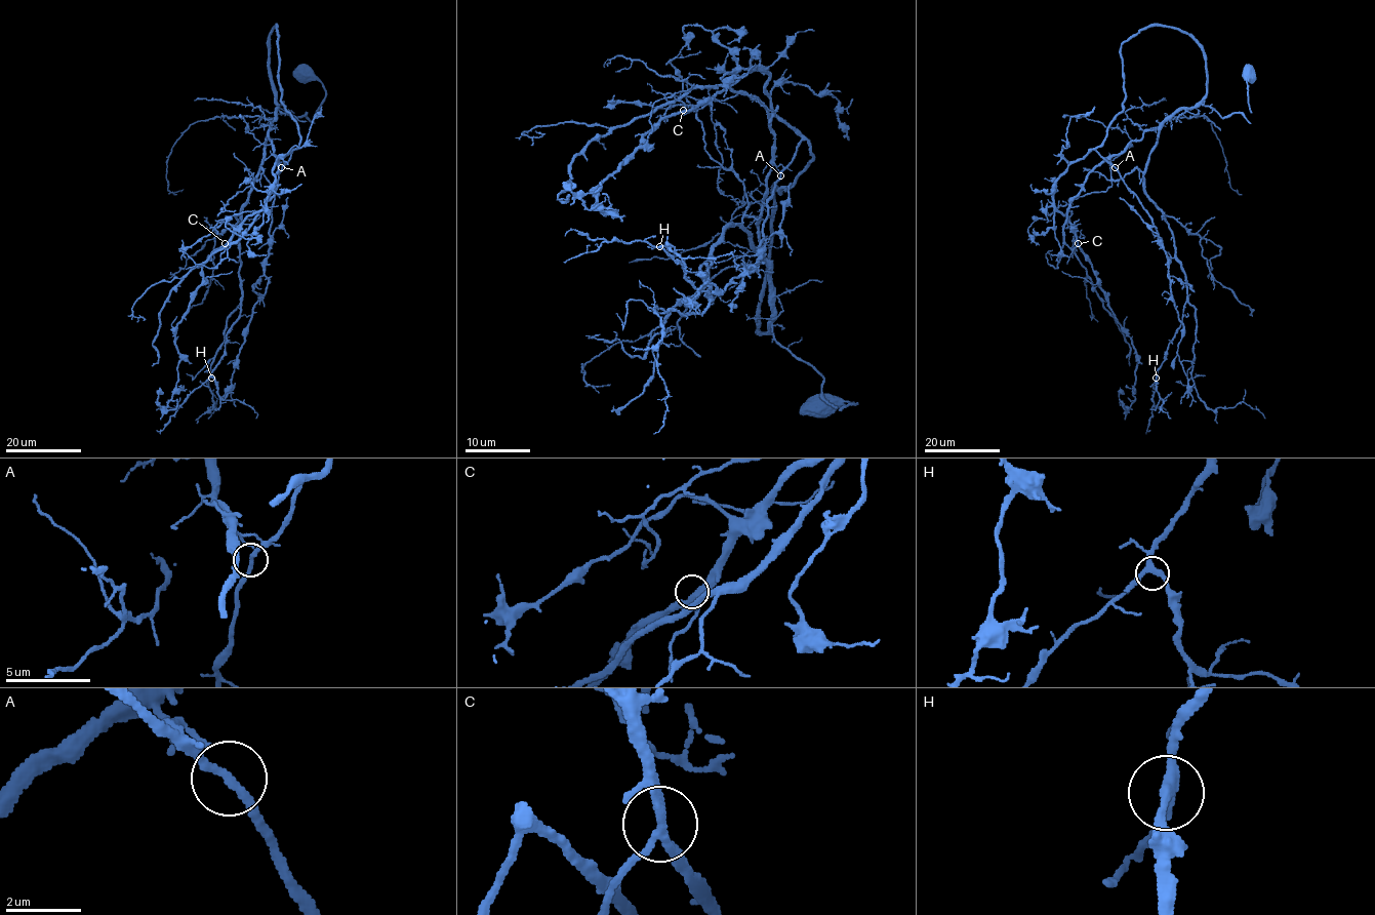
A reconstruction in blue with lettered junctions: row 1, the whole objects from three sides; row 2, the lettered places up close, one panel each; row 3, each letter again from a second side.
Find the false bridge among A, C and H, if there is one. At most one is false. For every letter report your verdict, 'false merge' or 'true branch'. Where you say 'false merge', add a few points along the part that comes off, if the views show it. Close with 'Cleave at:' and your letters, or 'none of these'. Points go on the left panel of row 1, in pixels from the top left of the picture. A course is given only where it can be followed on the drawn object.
A: true branch
C: true branch
H: true branch
Cleave at: none of these

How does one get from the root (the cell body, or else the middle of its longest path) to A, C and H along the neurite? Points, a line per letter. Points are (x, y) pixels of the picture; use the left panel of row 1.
A: (306, 75), (322, 83), (325, 98), (312, 121), (307, 113), (292, 117), (277, 105), (269, 138), (282, 167)
C: (306, 75), (325, 98), (312, 121), (277, 105), (269, 131), (275, 193), (225, 243)
H: (306, 75), (322, 83), (325, 98), (312, 121), (277, 105), (242, 211), (239, 318), (211, 378)

